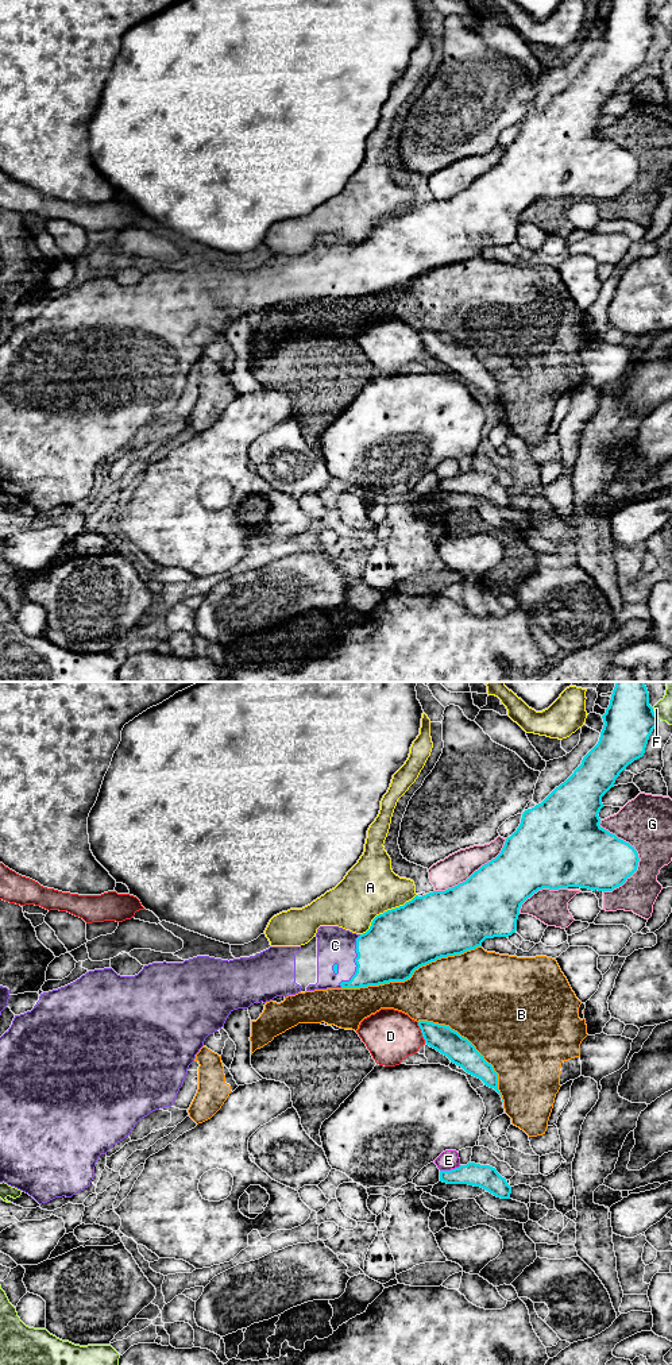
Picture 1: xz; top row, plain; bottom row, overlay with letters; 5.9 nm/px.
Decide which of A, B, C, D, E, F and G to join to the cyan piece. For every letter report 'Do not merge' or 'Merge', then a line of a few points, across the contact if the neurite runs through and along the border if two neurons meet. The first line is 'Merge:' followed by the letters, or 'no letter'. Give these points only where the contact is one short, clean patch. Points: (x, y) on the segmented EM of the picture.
Merge: C
A: Do not merge
B: Do not merge
C: Merge
D: Do not merge
E: Do not merge
F: Do not merge
G: Do not merge

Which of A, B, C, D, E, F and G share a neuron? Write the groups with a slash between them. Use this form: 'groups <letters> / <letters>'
groups A / B / C / D / E / F / G

